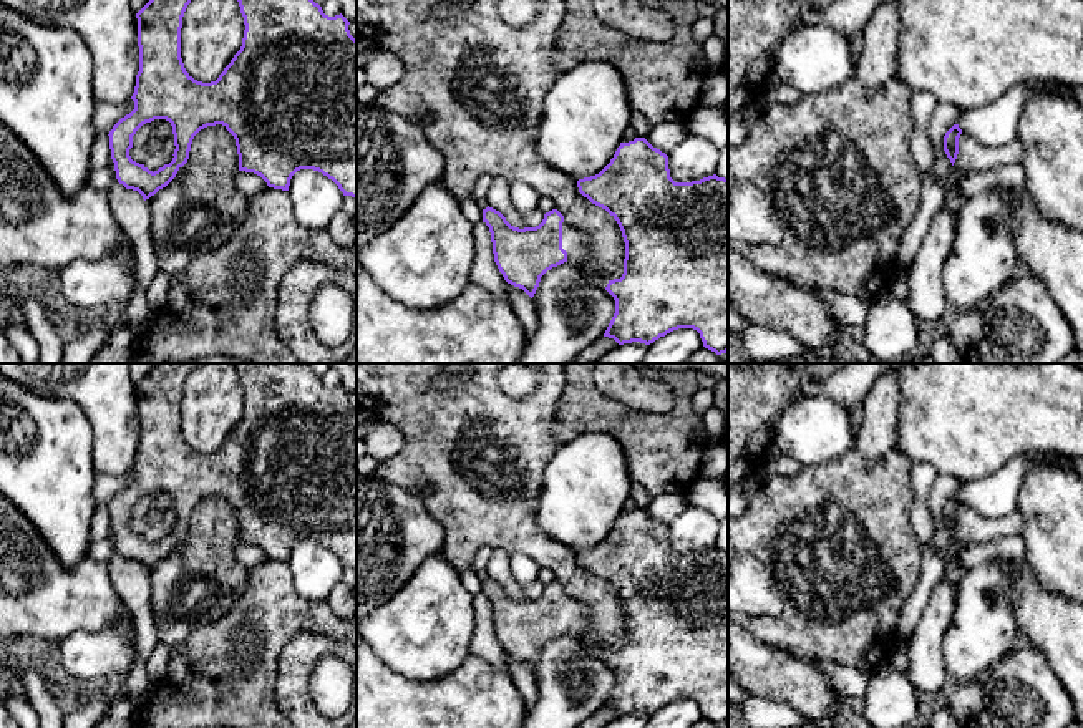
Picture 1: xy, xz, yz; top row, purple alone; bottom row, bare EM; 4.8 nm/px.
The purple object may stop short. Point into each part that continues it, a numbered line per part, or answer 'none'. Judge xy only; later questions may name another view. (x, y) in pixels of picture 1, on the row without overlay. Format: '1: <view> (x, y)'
none

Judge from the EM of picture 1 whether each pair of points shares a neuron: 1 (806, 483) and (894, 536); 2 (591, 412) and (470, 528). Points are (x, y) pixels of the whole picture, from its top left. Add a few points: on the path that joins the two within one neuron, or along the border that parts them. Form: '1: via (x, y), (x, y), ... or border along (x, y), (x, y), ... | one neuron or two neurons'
1: via (828, 490), (854, 508), (873, 526) | one neuron
2: border along (556, 417), (556, 436), (561, 441) | two neurons

